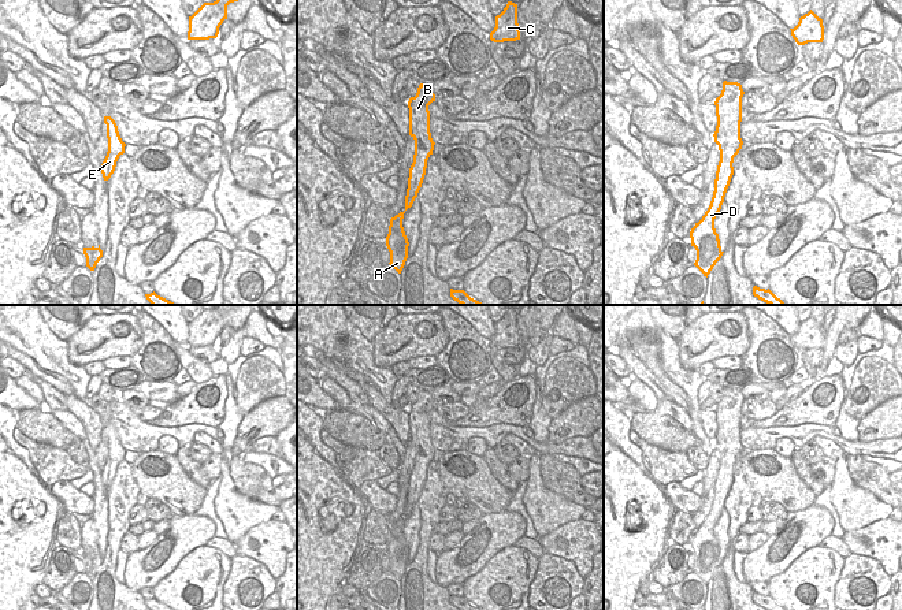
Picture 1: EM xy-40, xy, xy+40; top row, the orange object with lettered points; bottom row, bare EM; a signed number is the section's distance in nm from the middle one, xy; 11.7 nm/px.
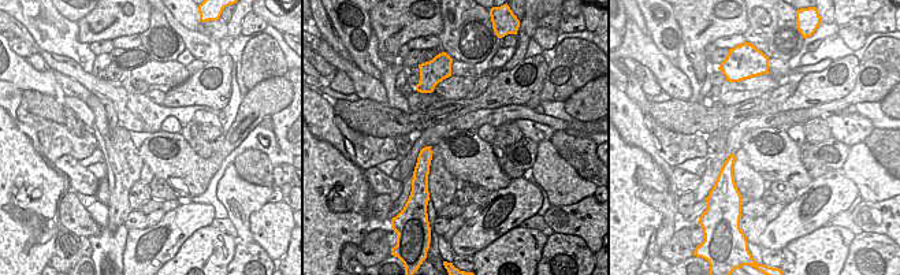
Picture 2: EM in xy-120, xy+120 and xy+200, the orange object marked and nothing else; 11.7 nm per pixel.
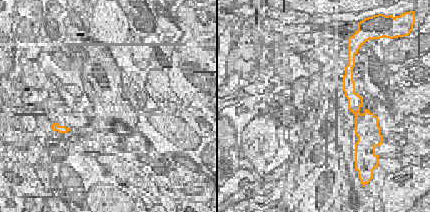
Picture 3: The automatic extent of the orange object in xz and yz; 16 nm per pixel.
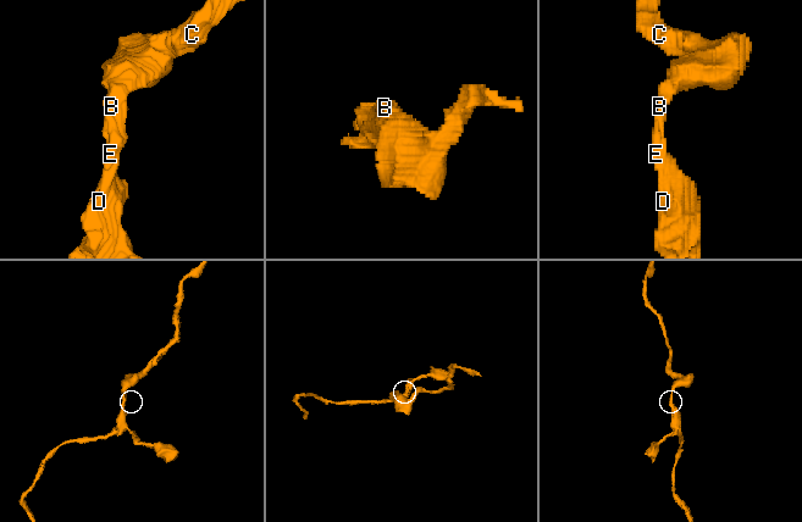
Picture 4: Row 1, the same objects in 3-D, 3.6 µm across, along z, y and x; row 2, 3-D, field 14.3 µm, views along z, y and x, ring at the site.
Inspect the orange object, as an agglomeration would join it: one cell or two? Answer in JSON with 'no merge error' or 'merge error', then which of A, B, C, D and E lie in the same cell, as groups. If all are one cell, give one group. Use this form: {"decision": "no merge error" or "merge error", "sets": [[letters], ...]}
{"decision": "no merge error", "sets": [["A", "B", "C", "D", "E"]]}

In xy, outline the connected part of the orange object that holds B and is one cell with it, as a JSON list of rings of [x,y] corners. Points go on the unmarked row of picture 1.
[[[420,390],[415,403],[408,408],[409,414],[409,442],[415,446],[413,469],[409,475],[408,495],[405,502],[405,517],[412,513],[422,494],[427,466],[433,461],[435,449],[430,439],[428,412],[435,408],[435,401],[430,391]]]

